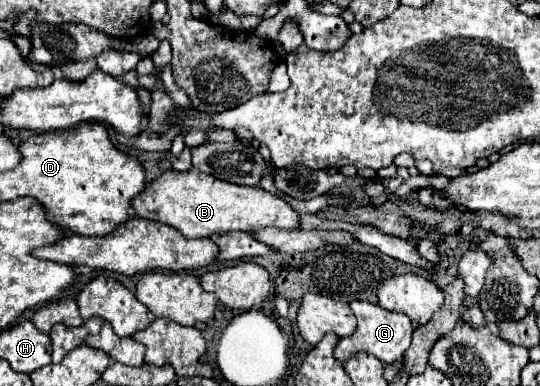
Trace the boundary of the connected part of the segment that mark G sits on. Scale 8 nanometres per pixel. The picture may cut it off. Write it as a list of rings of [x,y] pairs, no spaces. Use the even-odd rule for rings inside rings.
[[[354,301],[354,303],[350,303],[350,309],[358,319],[358,327],[350,337],[340,339],[340,343],[338,343],[336,351],[334,351],[334,355],[340,361],[348,361],[350,357],[354,357],[360,351],[372,353],[384,363],[396,363],[396,361],[400,361],[404,357],[404,351],[410,347],[412,333],[414,333],[414,325],[412,325],[410,317],[406,317],[402,313],[388,311],[388,309],[384,309],[384,307],[376,305],[376,303],[368,303],[368,301]]]

